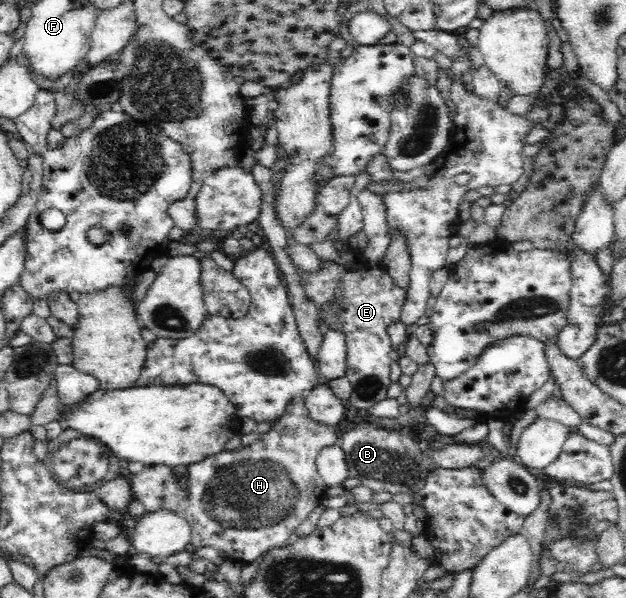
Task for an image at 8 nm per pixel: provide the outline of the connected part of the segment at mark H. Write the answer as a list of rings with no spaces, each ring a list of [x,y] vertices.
[[[297,396],[286,406],[286,413],[279,416],[274,423],[271,424],[269,431],[260,435],[259,439],[247,447],[240,446],[234,450],[217,452],[216,454],[207,456],[200,462],[189,464],[187,478],[187,487],[182,489],[177,485],[177,476],[174,474],[173,467],[169,467],[163,464],[157,465],[145,465],[144,469],[137,474],[129,475],[131,483],[131,491],[133,498],[143,504],[146,513],[158,512],[159,510],[167,510],[185,518],[191,524],[192,538],[191,543],[199,548],[200,546],[211,546],[212,548],[218,548],[223,550],[226,554],[226,558],[231,558],[239,561],[240,563],[248,564],[253,560],[256,560],[258,556],[263,555],[267,550],[271,548],[283,547],[288,542],[288,537],[306,518],[308,514],[320,504],[320,501],[324,499],[327,486],[322,480],[320,473],[317,470],[316,459],[318,453],[326,447],[334,446],[338,444],[338,434],[335,427],[330,425],[322,425],[316,423],[310,415],[308,415],[308,409],[306,409],[305,396]]]

